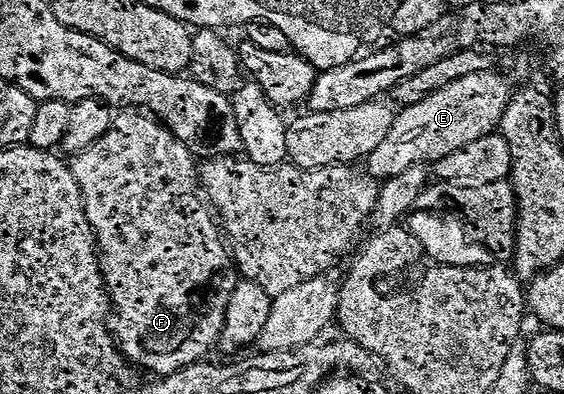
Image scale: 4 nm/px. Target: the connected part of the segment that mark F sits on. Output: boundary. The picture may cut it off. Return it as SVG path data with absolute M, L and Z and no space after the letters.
M123 112L120 113L111 123L111 129L87 151L74 155L73 169L81 192L83 193L83 203L87 212L87 219L91 227L95 229L95 239L101 255L101 265L103 267L103 279L108 294L111 296L114 313L119 314L119 334L117 330L117 345L123 355L130 363L144 366L147 370L159 374L155 376L166 376L176 374L178 370L189 368L195 362L202 362L208 357L207 353L211 349L215 350L219 345L219 338L226 324L226 313L229 312L230 300L238 288L241 275L237 269L237 263L225 241L224 231L213 213L206 197L201 193L201 183L199 180L199 166L197 159L192 154L191 149L173 132L169 132L167 127L158 118L146 112Z

